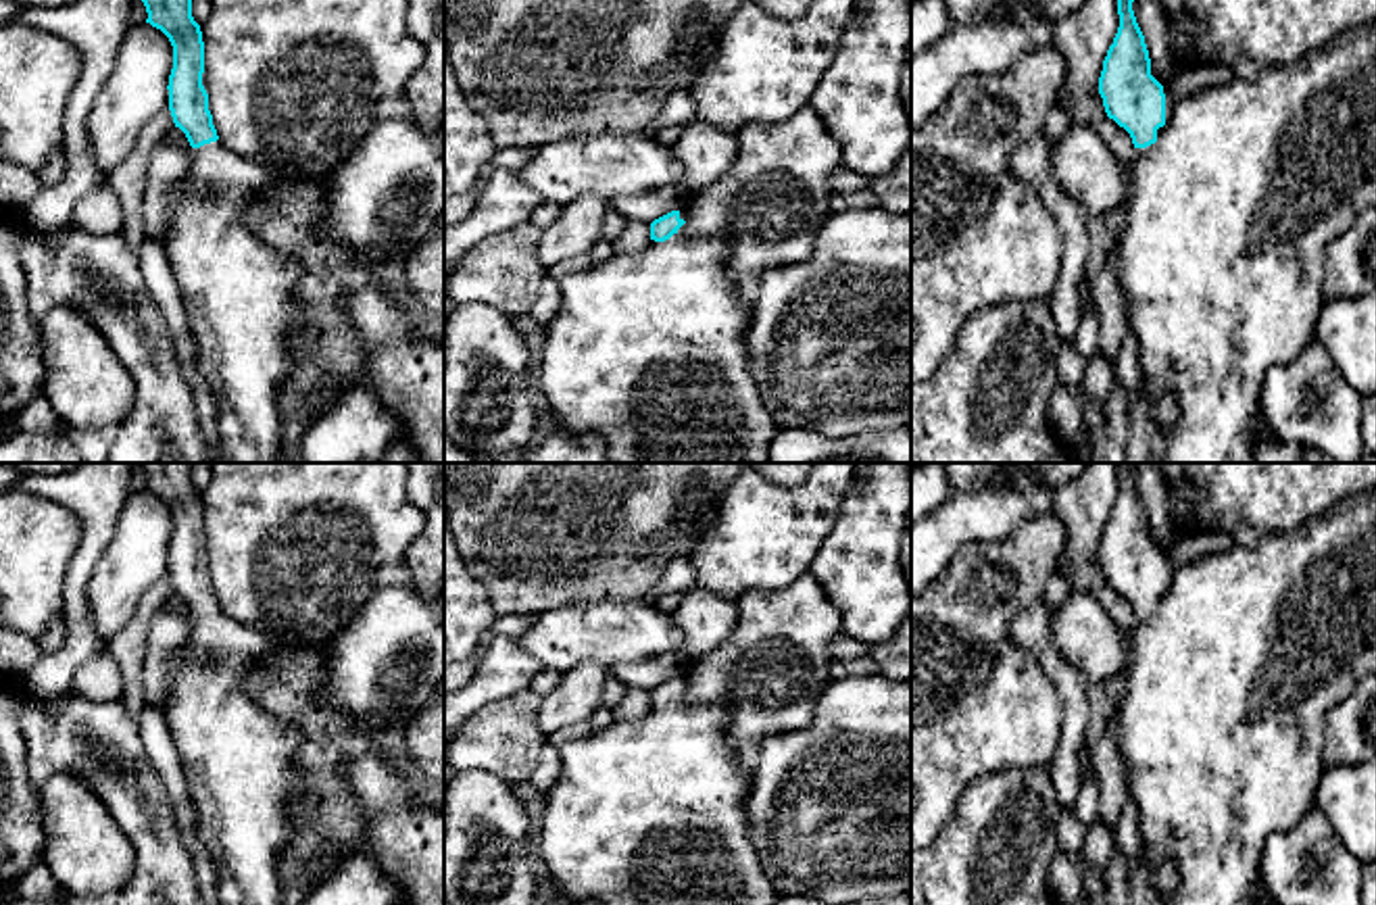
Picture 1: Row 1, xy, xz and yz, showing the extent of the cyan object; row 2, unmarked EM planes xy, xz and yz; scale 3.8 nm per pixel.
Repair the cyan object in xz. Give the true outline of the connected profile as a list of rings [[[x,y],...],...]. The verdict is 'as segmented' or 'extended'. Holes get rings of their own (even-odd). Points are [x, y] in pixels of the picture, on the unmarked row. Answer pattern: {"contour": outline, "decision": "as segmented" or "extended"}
{"contour": [[[686,680],[650,690],[650,709],[632,721],[613,721],[559,749],[561,774],[544,794],[540,861],[550,890],[538,905],[776,905],[778,890],[748,840],[746,799],[753,763],[728,740],[730,715],[719,705],[690,703]]], "decision": "extended"}

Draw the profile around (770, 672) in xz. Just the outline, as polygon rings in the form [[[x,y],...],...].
[[[805,571],[778,590],[751,590],[736,598],[738,621],[726,642],[688,663],[686,696],[698,705],[719,705],[730,715],[730,747],[746,761],[778,734],[811,724],[819,694],[832,684],[832,644],[844,636],[838,609],[819,580]]]

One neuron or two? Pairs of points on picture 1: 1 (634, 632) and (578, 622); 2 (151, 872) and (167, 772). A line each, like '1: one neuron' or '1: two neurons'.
1: one neuron
2: two neurons

